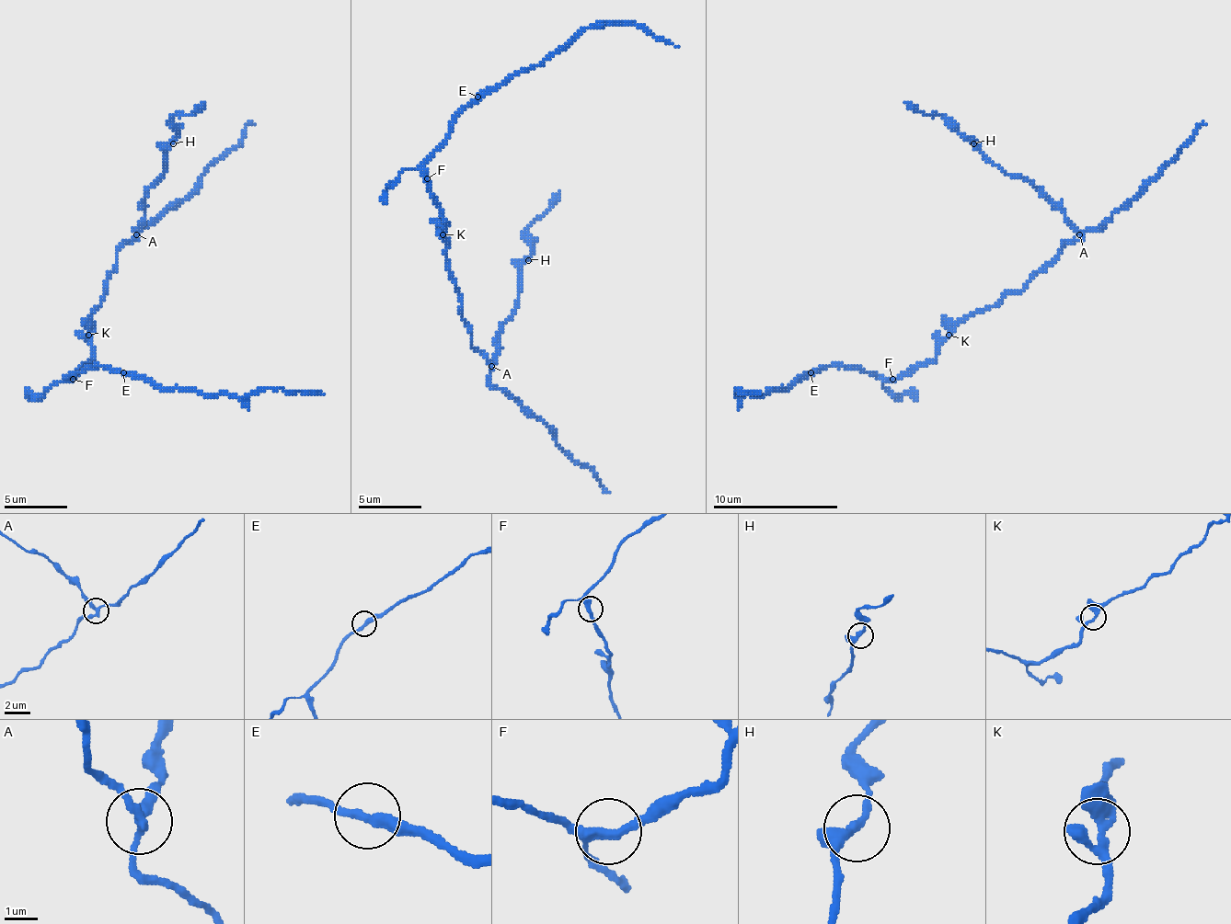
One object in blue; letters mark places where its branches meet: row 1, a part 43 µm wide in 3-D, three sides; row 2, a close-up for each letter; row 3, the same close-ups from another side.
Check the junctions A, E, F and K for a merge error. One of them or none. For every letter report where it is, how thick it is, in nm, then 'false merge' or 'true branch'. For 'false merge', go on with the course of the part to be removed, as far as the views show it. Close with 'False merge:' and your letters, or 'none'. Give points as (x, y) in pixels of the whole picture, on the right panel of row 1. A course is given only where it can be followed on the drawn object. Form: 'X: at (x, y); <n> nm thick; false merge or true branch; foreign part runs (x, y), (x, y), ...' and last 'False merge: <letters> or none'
A: at (1079, 234); 240 nm thick; false merge; foreign part runs (1080, 234), (1027, 181), (1005, 175), (942, 118), (924, 115), (904, 102)
E: at (811, 372); 320 nm thick; true branch
F: at (892, 379); 260 nm thick; true branch
K: at (949, 335); 280 nm thick; true branch
False merge: A

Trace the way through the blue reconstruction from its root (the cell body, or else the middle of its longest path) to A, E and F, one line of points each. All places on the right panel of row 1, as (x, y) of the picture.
A: (949, 337), (971, 315), (995, 306), (1008, 293), (1018, 293), (1064, 244), (1080, 234)
E: (949, 337), (933, 359), (911, 366), (895, 379), (876, 379), (851, 366), (822, 366), (811, 372)
F: (949, 337), (933, 359), (911, 366), (892, 379)

